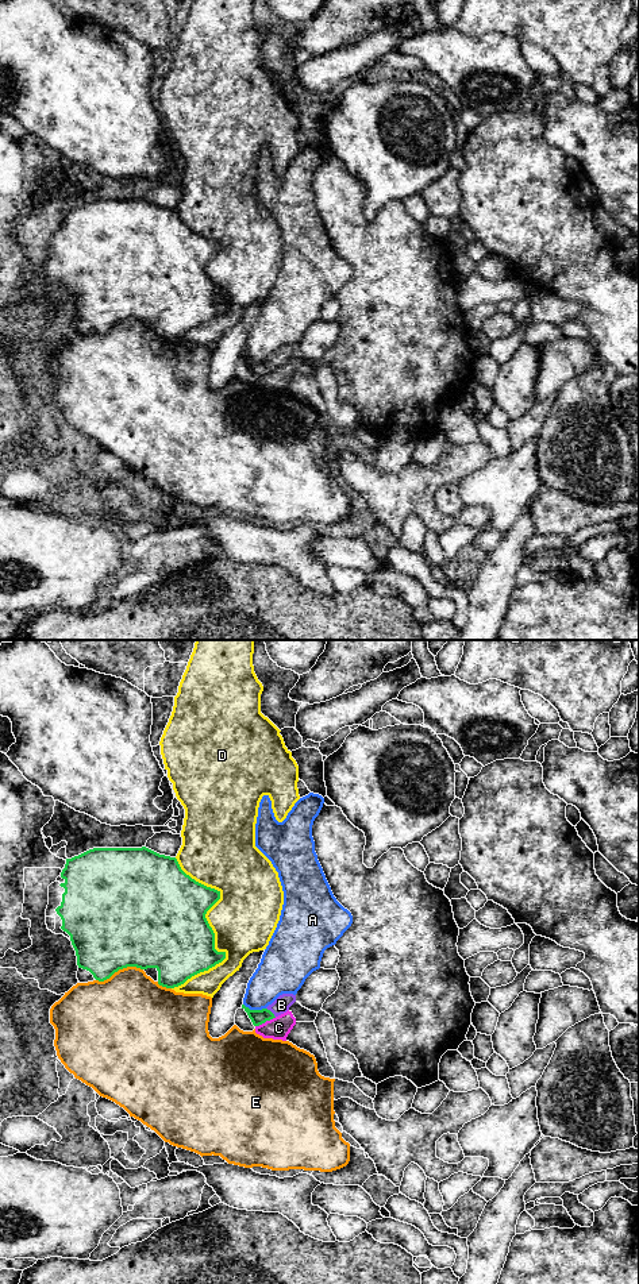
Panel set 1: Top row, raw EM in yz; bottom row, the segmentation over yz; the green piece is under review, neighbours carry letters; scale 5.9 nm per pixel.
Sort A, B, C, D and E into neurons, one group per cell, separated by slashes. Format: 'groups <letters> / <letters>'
groups A / B / C / D / E

